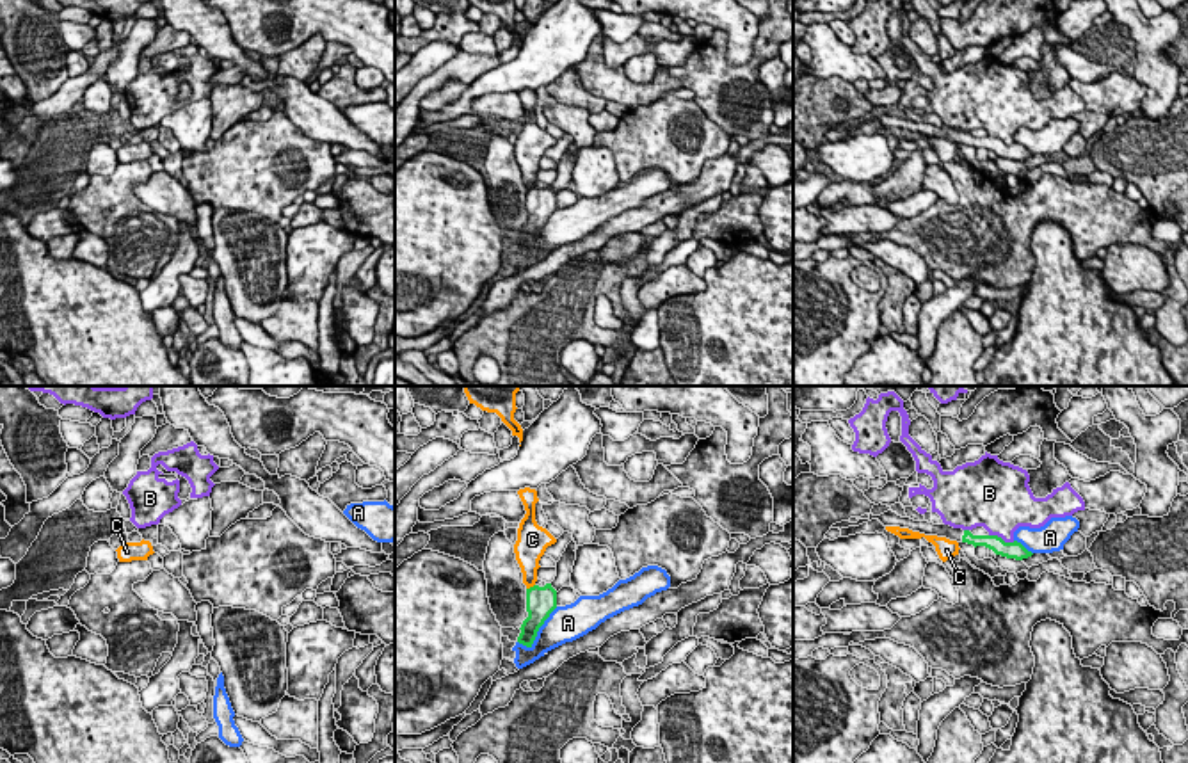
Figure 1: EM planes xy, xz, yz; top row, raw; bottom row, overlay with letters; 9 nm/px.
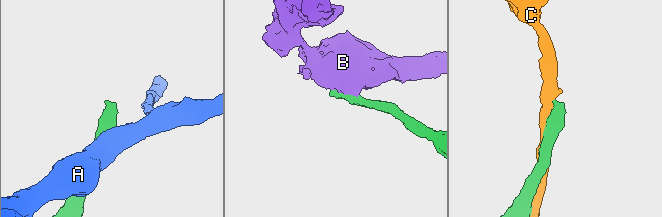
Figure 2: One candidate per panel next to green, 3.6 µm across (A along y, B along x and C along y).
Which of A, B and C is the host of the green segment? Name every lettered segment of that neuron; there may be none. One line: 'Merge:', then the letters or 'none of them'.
Merge: none of them

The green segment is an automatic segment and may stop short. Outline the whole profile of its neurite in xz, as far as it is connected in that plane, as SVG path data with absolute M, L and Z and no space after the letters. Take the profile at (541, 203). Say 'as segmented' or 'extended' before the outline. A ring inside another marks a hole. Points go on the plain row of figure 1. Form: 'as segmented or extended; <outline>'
as segmented; M546 185L544 189L534 187L526 190L526 213L528 219L521 226L521 235L518 238L518 244L532 249L539 229L544 226L544 222L550 219L550 215L557 210L557 192L551 189L551 185Z

